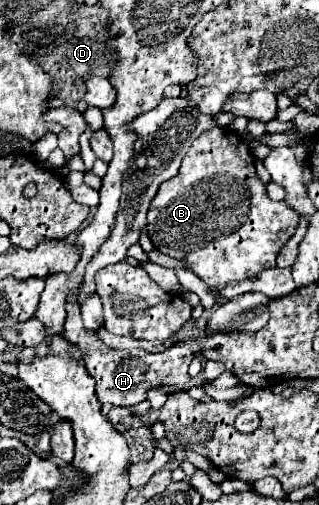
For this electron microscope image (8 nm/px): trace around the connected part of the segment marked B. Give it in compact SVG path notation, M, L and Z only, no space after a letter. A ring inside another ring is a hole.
M212 128L196 138L182 160L178 176L160 186L148 210L148 236L156 250L186 262L210 290L220 290L228 282L240 282L260 270L274 268L280 248L294 236L296 228L298 214L284 202L268 198L266 184L256 174L250 144L230 128Z

